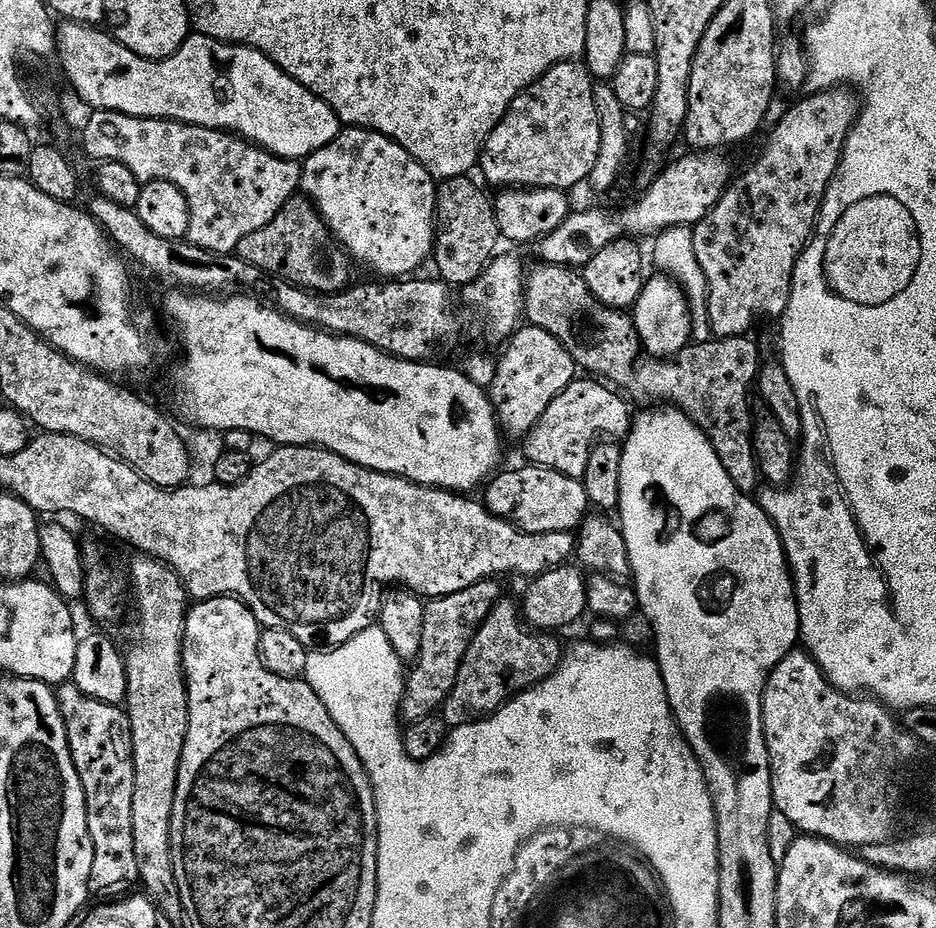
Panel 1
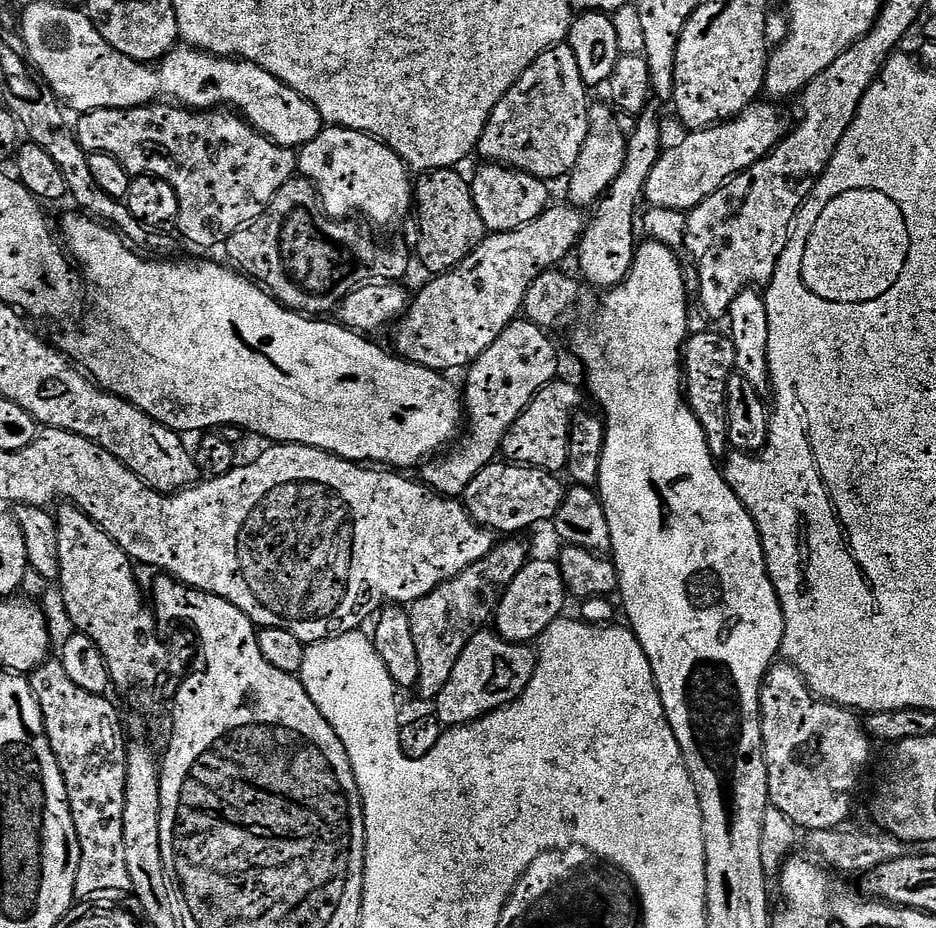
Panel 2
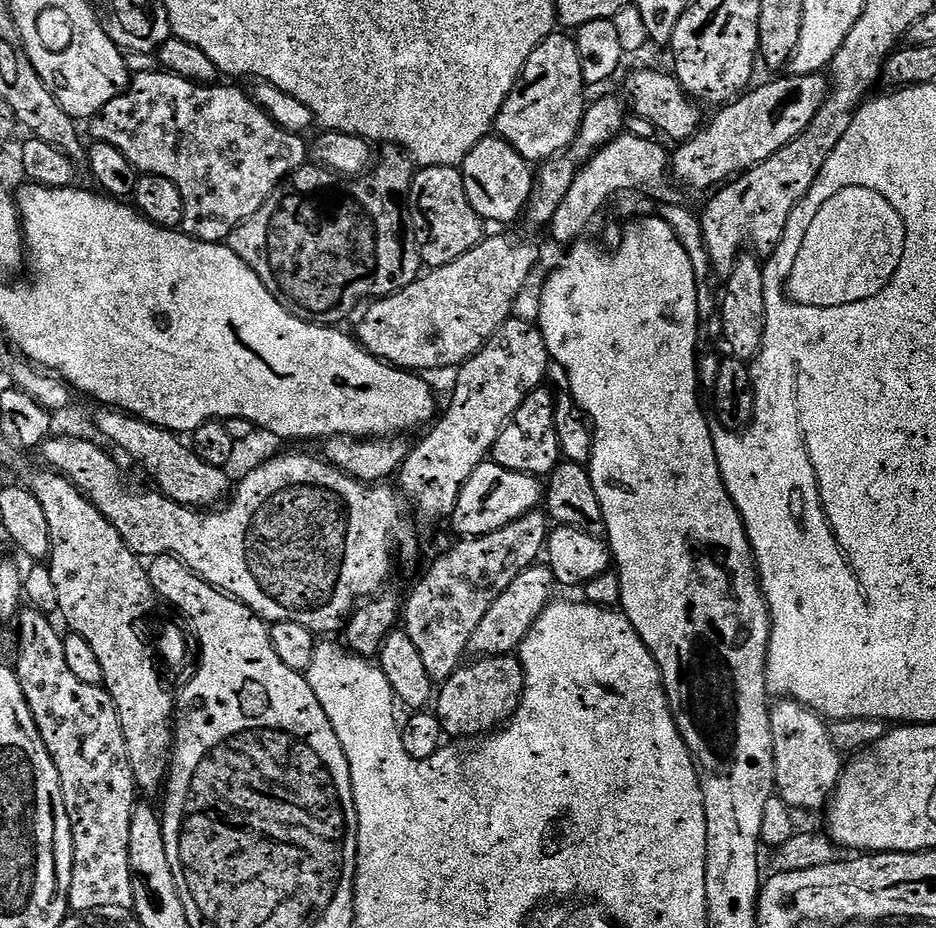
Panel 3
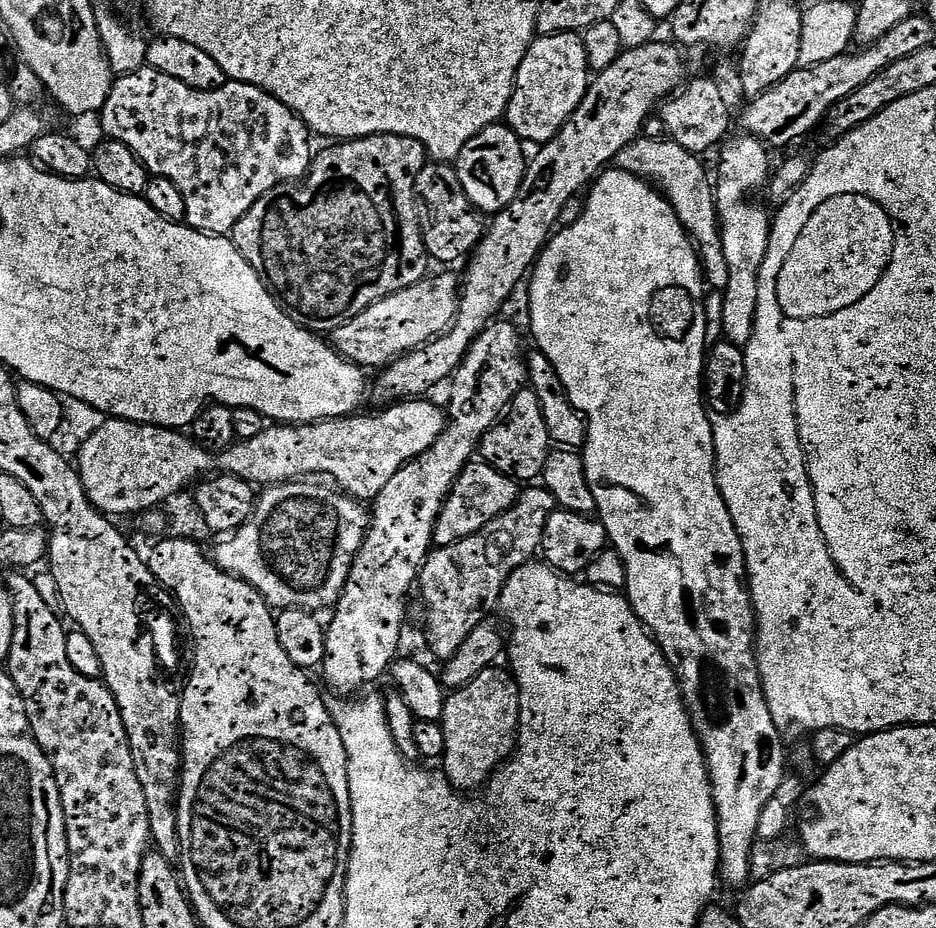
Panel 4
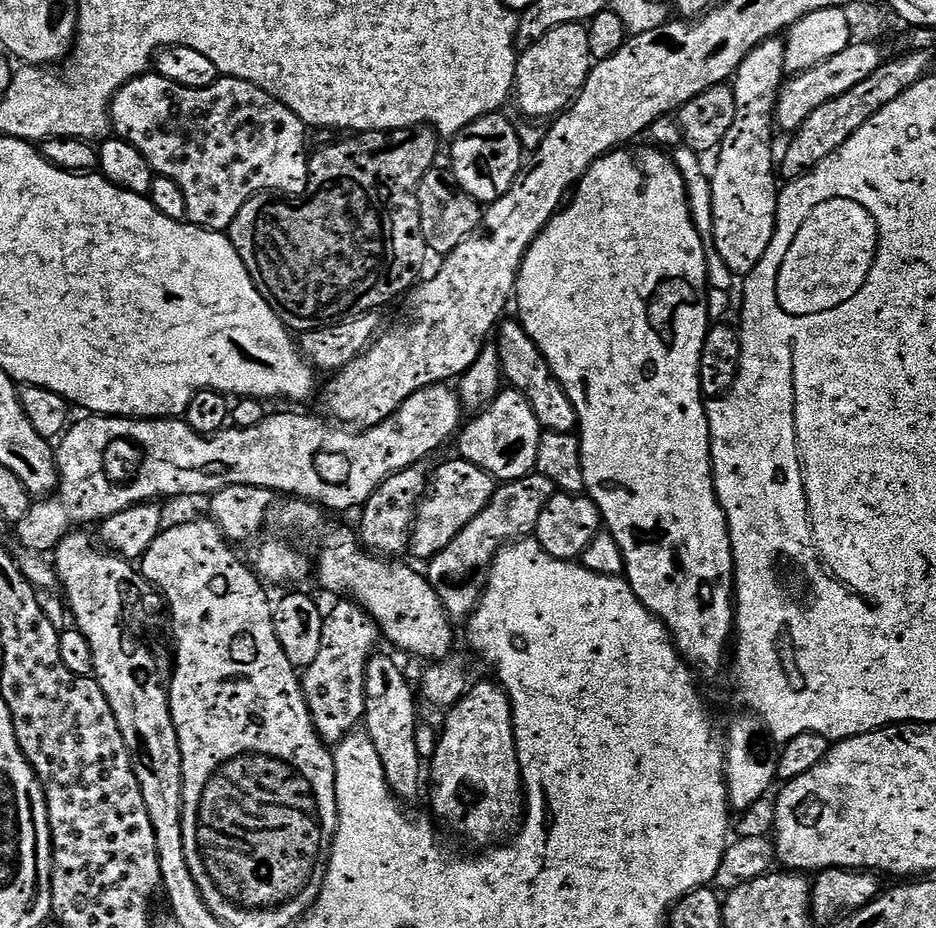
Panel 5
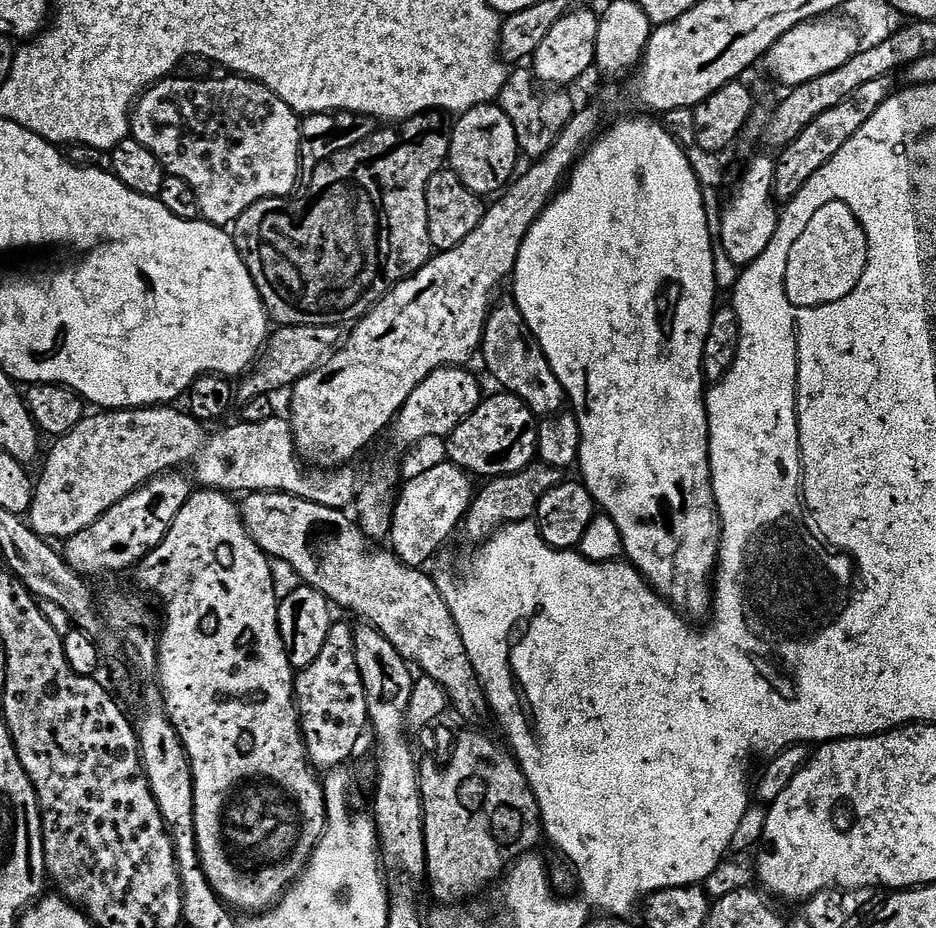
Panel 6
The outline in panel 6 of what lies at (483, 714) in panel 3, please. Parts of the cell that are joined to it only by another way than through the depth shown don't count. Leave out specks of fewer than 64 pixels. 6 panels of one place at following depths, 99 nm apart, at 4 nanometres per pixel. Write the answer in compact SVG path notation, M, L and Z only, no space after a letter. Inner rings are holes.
M460 732L455 737L451 756L443 766L438 766L442 768L428 764L419 769L420 797L425 812L426 884L432 887L433 898L440 900L436 902L464 902L467 896L482 891L487 884L495 885L505 875L509 865L531 853L535 849L532 847L542 840L536 795L520 765L505 749L504 752L484 732ZM432 806L436 806L436 814L430 812Z

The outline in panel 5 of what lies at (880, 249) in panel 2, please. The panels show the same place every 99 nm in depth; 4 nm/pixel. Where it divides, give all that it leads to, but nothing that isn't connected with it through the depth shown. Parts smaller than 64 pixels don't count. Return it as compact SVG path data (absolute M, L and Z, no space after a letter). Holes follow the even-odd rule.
M834 198L830 202L822 202L812 211L810 218L802 222L802 230L794 234L794 242L790 250L786 250L786 258L782 262L778 274L777 294L778 302L783 310L790 315L814 315L826 310L840 308L842 302L850 302L858 290L866 282L870 270L874 266L878 238L878 226L874 222L872 212L866 210L858 202L846 198Z

